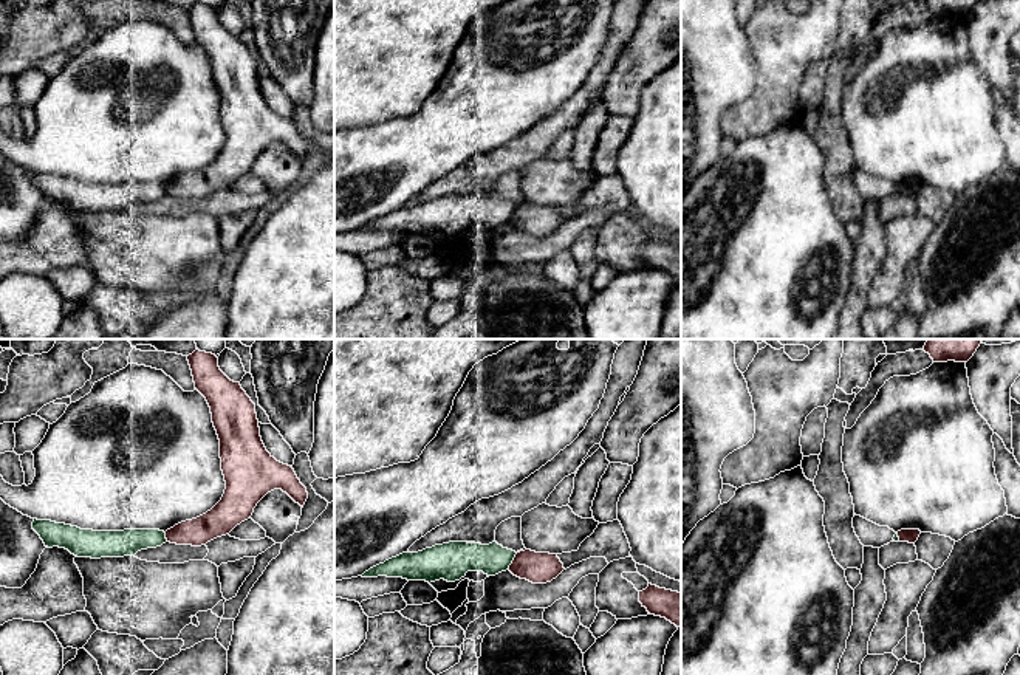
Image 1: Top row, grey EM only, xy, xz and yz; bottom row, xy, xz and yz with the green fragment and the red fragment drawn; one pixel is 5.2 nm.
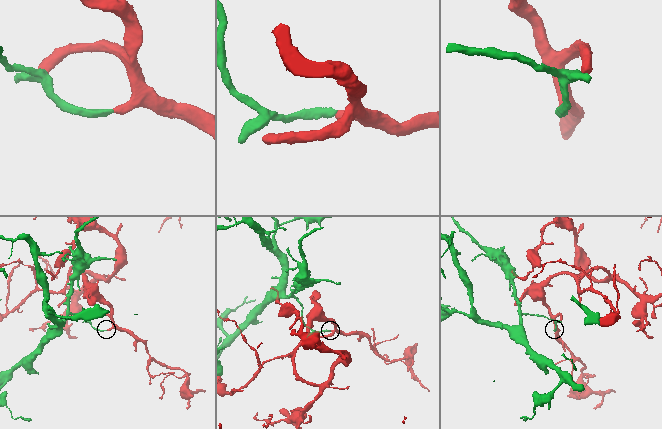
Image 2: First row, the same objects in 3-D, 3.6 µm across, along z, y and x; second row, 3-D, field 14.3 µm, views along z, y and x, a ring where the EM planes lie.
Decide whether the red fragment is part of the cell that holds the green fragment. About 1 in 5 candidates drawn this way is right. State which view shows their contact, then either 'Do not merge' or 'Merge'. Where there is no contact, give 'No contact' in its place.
Touches green in xz. Do not merge

